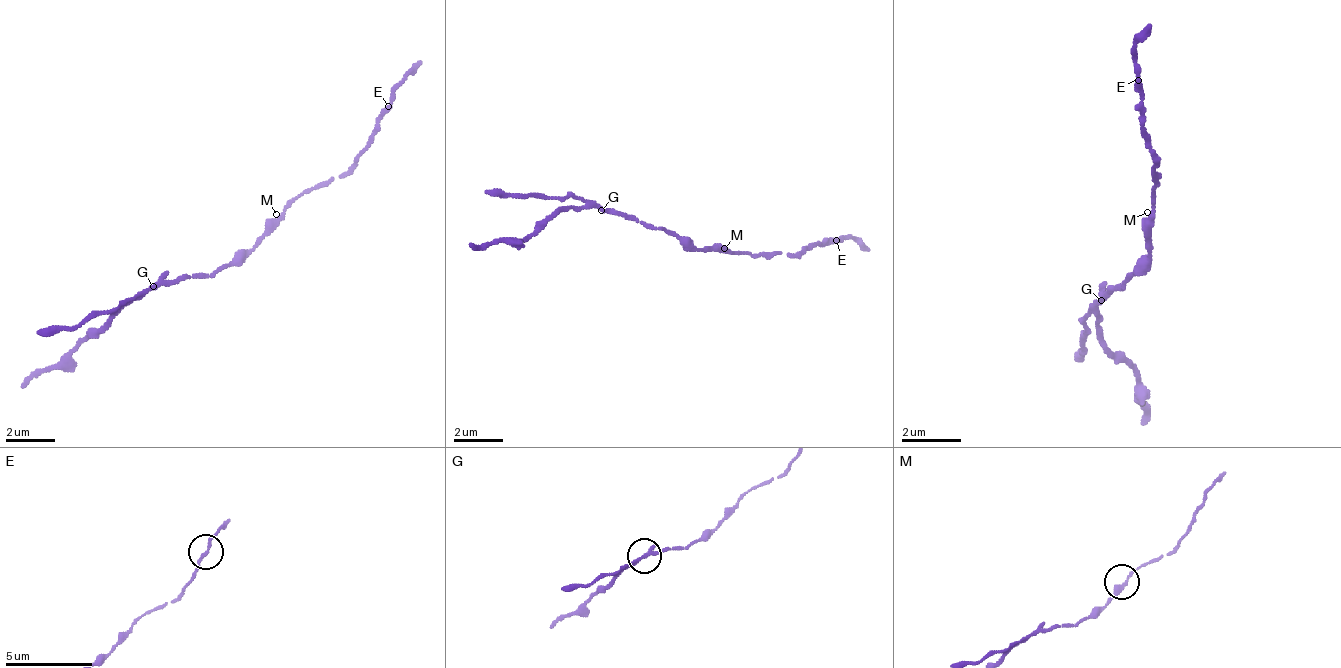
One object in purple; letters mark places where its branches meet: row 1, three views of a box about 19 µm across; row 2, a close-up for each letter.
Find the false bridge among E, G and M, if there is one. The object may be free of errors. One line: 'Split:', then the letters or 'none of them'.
Split: G

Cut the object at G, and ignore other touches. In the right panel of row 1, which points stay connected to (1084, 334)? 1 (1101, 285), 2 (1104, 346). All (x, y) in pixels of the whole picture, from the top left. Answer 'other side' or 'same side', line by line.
1: other side
2: other side

